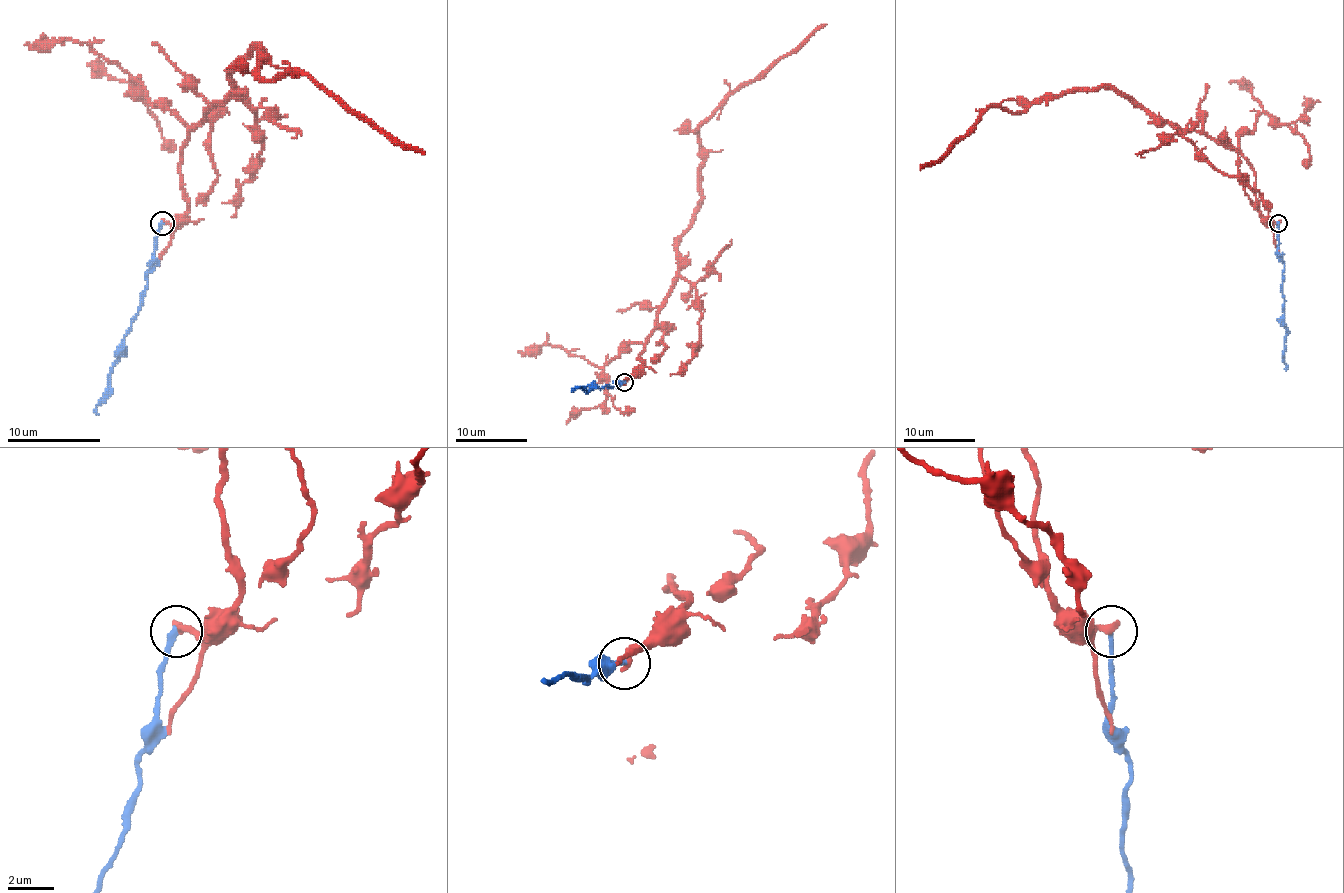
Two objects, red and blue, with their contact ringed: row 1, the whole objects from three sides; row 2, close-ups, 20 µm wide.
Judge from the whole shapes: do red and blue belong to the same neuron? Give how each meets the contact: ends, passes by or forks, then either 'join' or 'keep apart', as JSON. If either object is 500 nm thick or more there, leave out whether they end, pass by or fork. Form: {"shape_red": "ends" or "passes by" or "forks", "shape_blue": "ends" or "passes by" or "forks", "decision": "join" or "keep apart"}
{"shape_red": "ends", "shape_blue": "ends", "decision": "keep apart"}

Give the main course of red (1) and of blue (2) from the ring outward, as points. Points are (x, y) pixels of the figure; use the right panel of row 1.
1: (1279, 222), (1261, 213), (1255, 171), (1237, 152), (1103, 87), (1040, 96), (1022, 110), (988, 107), (920, 170)
2: (1279, 224), (1277, 254), (1284, 265), (1286, 371)

